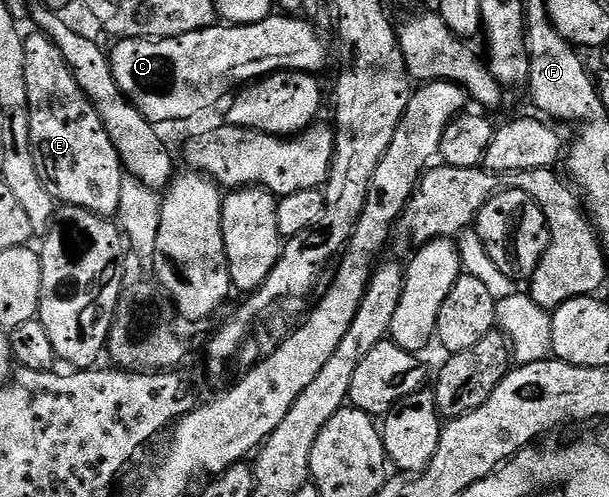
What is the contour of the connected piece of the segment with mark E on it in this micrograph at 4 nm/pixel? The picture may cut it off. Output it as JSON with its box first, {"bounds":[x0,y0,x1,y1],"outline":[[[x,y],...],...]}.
{"bounds":[25,32,126,219],"outline":[[[33,32],[25,38],[25,79],[27,80],[27,104],[31,120],[31,152],[35,156],[35,172],[43,180],[43,188],[51,192],[54,203],[78,206],[95,212],[100,218],[116,219],[119,212],[119,192],[123,188],[126,171],[121,165],[121,157],[99,120],[99,112],[87,100],[79,88],[63,52],[51,39],[40,32]]]}

